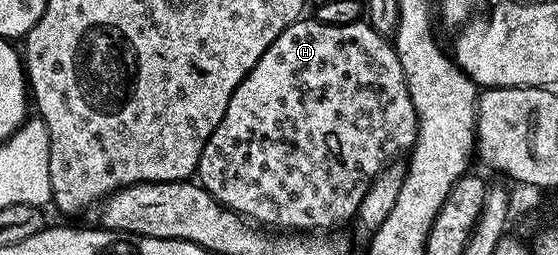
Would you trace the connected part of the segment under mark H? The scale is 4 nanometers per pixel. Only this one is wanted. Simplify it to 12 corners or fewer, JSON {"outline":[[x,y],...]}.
{"outline":[[294,21],[195,175],[288,234],[353,219],[416,111],[371,24]]}

